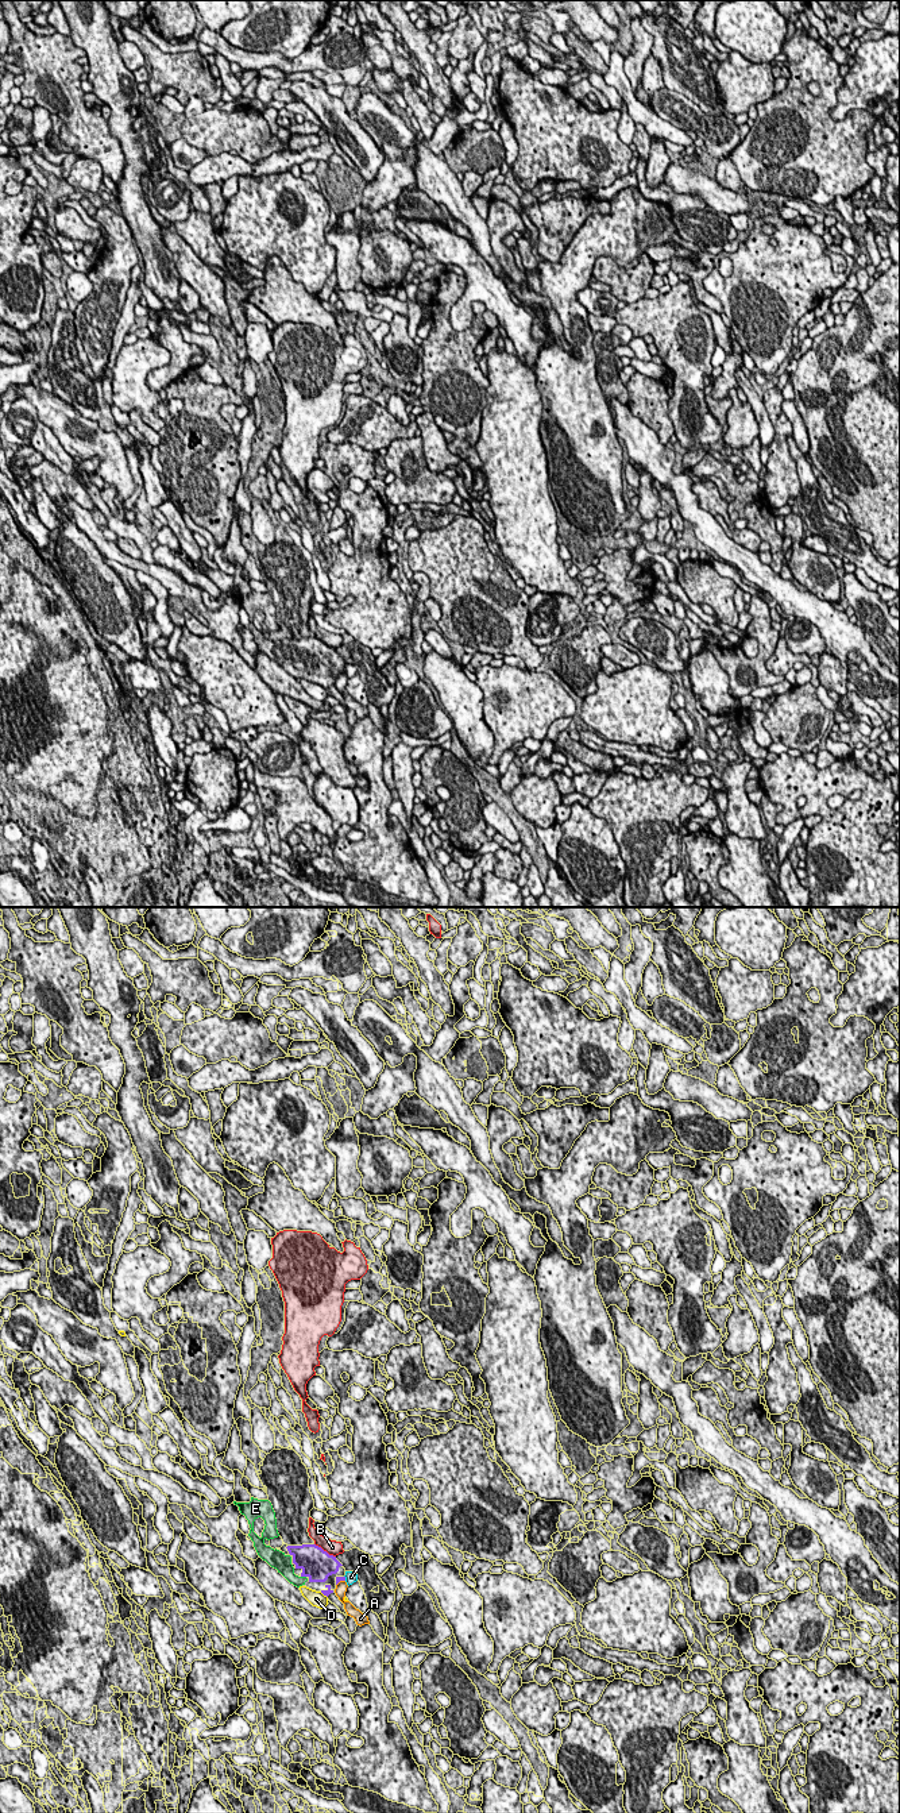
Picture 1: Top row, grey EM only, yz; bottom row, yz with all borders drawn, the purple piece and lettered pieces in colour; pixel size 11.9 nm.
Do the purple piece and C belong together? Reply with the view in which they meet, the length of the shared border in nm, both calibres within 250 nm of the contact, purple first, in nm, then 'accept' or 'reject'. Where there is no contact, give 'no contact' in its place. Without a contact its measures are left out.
yz | 70 nm | 60/140 nm | reject

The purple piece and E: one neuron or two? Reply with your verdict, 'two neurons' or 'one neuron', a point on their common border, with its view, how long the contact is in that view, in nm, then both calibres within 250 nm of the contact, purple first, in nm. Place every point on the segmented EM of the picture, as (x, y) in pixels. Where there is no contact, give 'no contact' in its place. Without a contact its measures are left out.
one neuron | yz (304, 1576) | 70 nm | 380/180 nm

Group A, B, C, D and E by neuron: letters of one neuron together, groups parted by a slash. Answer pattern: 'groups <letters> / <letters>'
groups A / B / C / D / E

